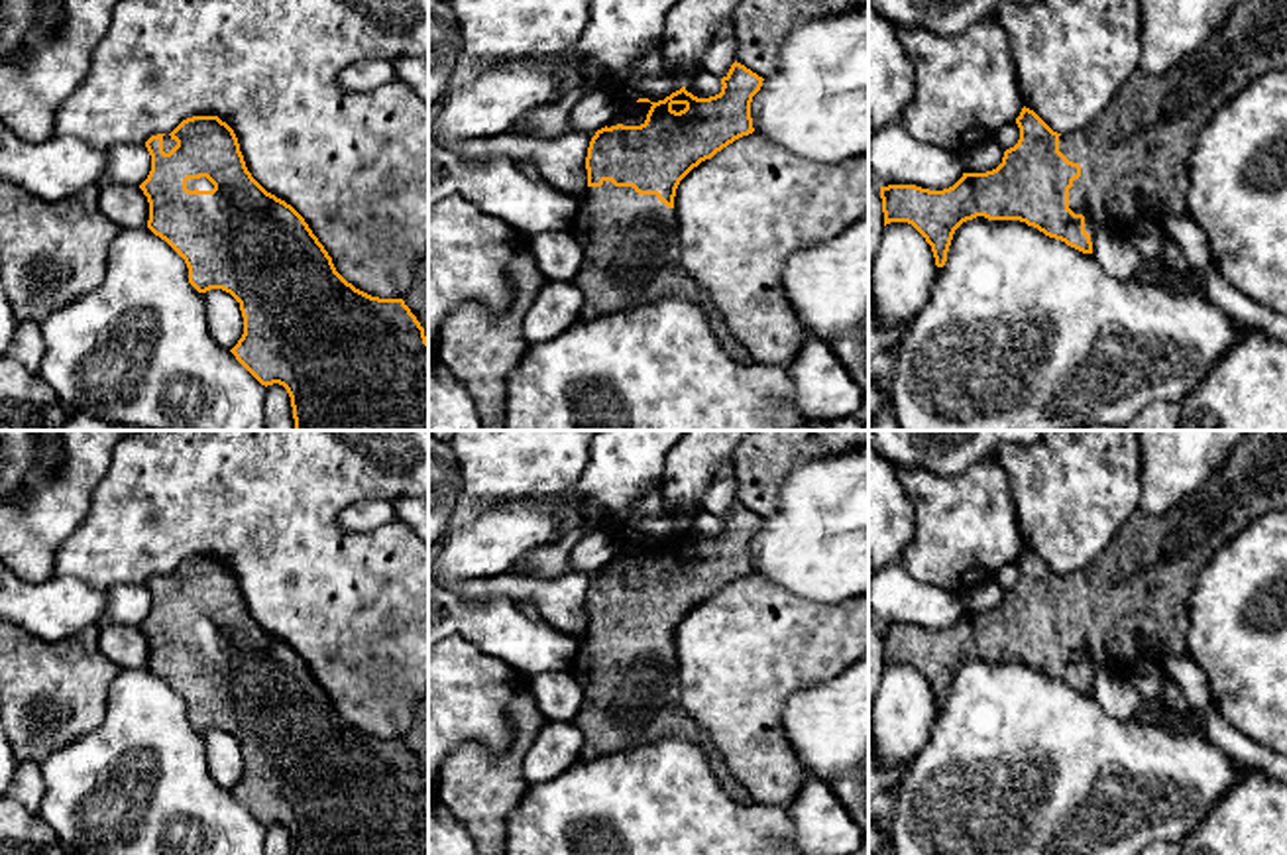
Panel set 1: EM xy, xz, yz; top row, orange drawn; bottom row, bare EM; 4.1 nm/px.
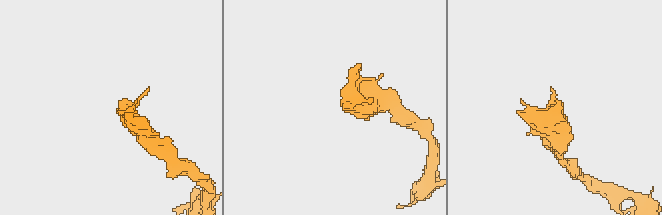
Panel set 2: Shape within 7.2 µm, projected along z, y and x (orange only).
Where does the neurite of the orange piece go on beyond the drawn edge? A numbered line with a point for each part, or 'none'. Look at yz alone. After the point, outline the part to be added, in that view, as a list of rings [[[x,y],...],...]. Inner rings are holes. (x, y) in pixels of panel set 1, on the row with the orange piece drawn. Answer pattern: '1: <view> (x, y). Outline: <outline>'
1: yz (1134, 158). Outline: [[[1240,0],[1226,22],[1195,53],[1183,57],[1163,75],[1136,71],[1100,116],[1081,130],[1061,134],[1059,151],[1081,165],[1081,177],[1069,189],[1069,208],[1075,214],[1089,214],[1085,220],[1087,234],[1092,236],[1098,226],[1106,226],[1128,240],[1140,218],[1159,224],[1163,214],[1183,214],[1189,165],[1203,128],[1234,94],[1256,79],[1281,69],[1287,69],[1287,0]]]

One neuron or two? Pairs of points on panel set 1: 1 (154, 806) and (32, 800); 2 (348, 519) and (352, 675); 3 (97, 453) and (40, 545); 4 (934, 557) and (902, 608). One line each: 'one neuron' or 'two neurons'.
1: two neurons
2: two neurons
3: one neuron
4: two neurons

